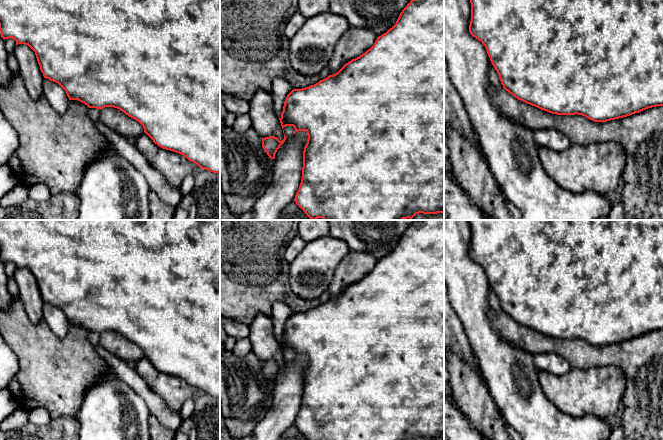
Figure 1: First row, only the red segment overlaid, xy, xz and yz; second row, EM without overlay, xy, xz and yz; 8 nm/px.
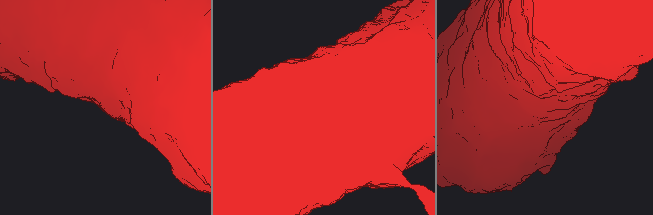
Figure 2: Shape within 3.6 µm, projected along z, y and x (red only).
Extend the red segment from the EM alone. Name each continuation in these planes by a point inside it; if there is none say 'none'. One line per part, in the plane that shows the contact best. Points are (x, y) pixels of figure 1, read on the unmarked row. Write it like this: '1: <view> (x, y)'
none

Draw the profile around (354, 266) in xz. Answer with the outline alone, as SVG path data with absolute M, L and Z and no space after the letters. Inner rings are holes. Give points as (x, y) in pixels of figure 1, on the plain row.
M350 251L335 269L329 285L330 299L337 297L346 287L370 273L377 260L368 252Z

